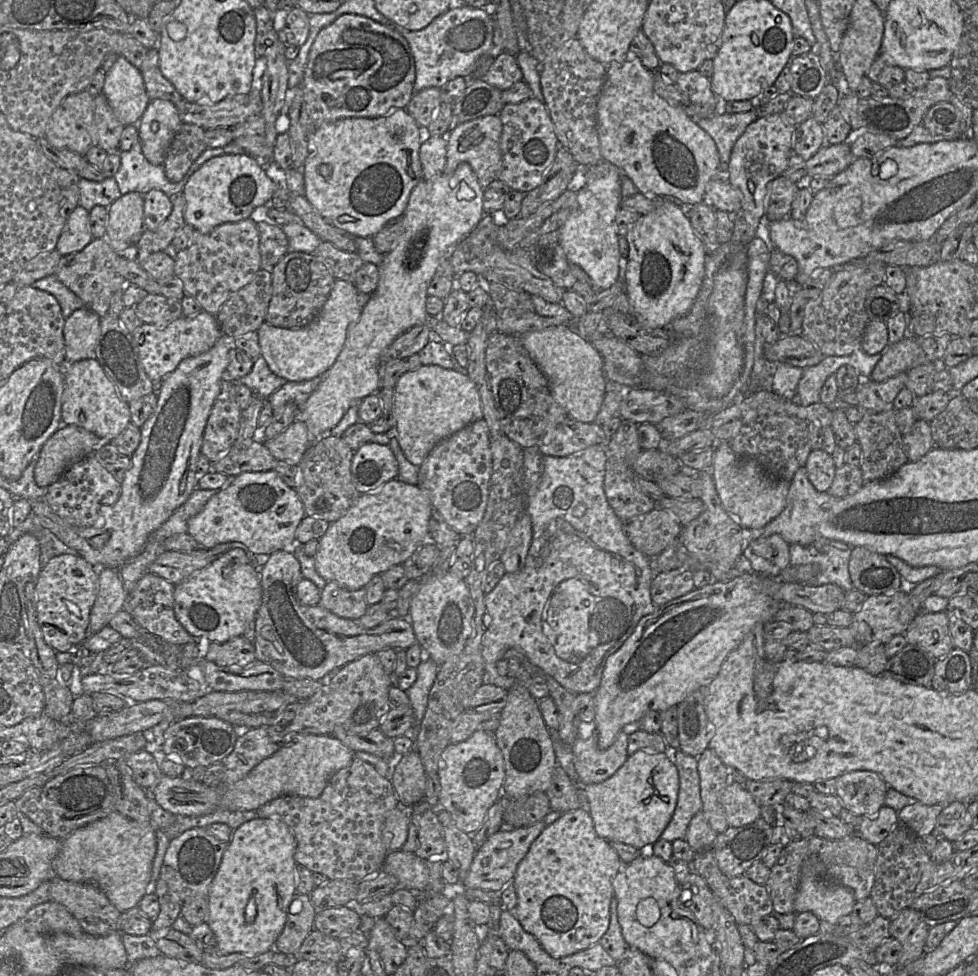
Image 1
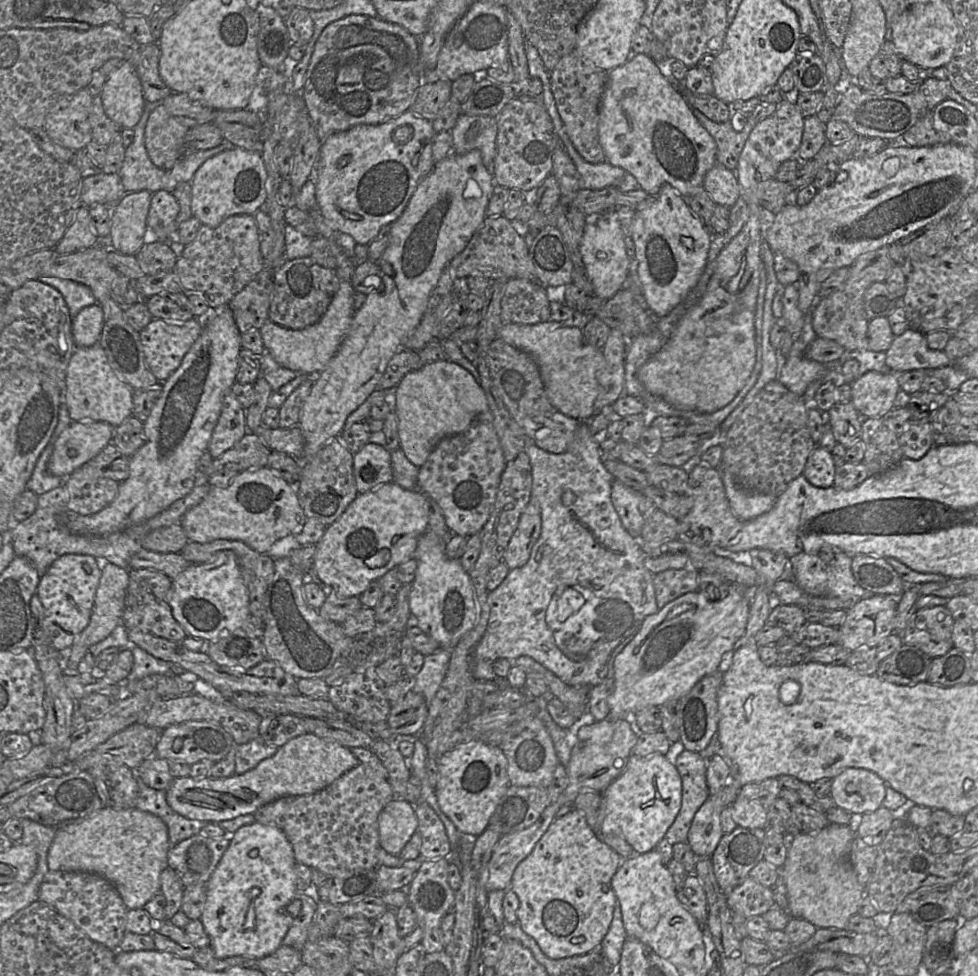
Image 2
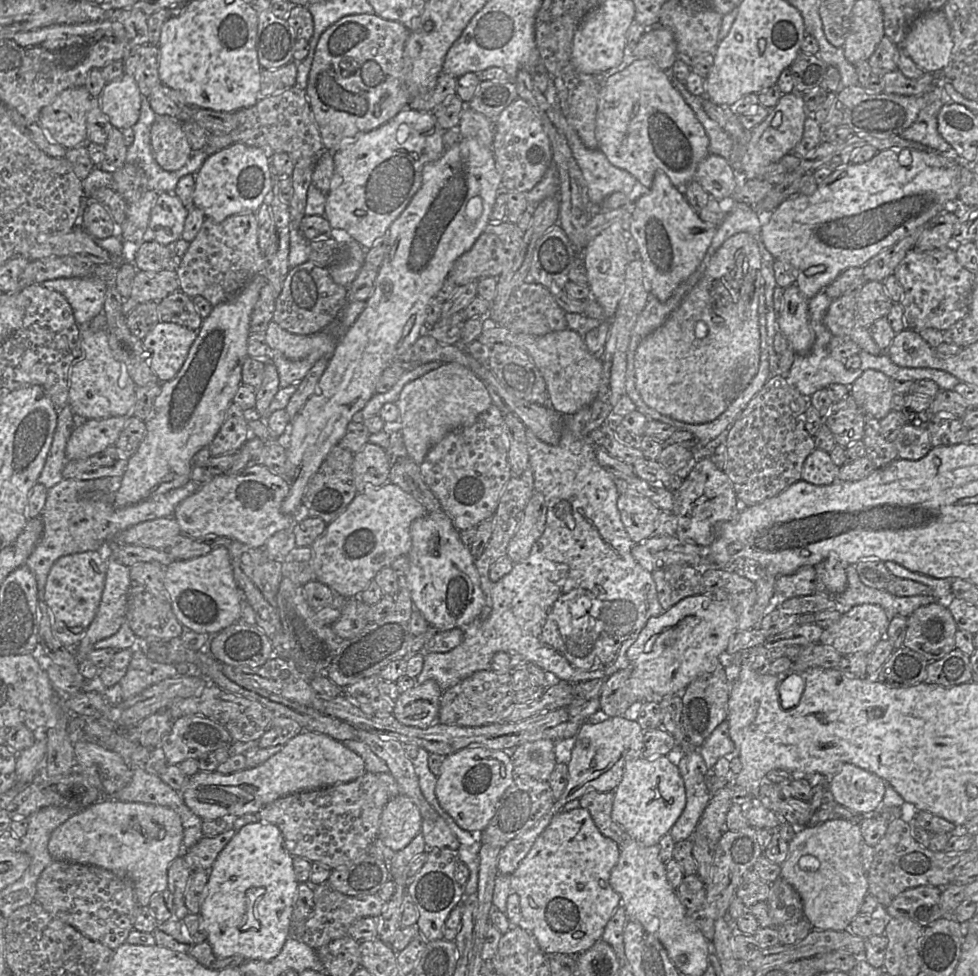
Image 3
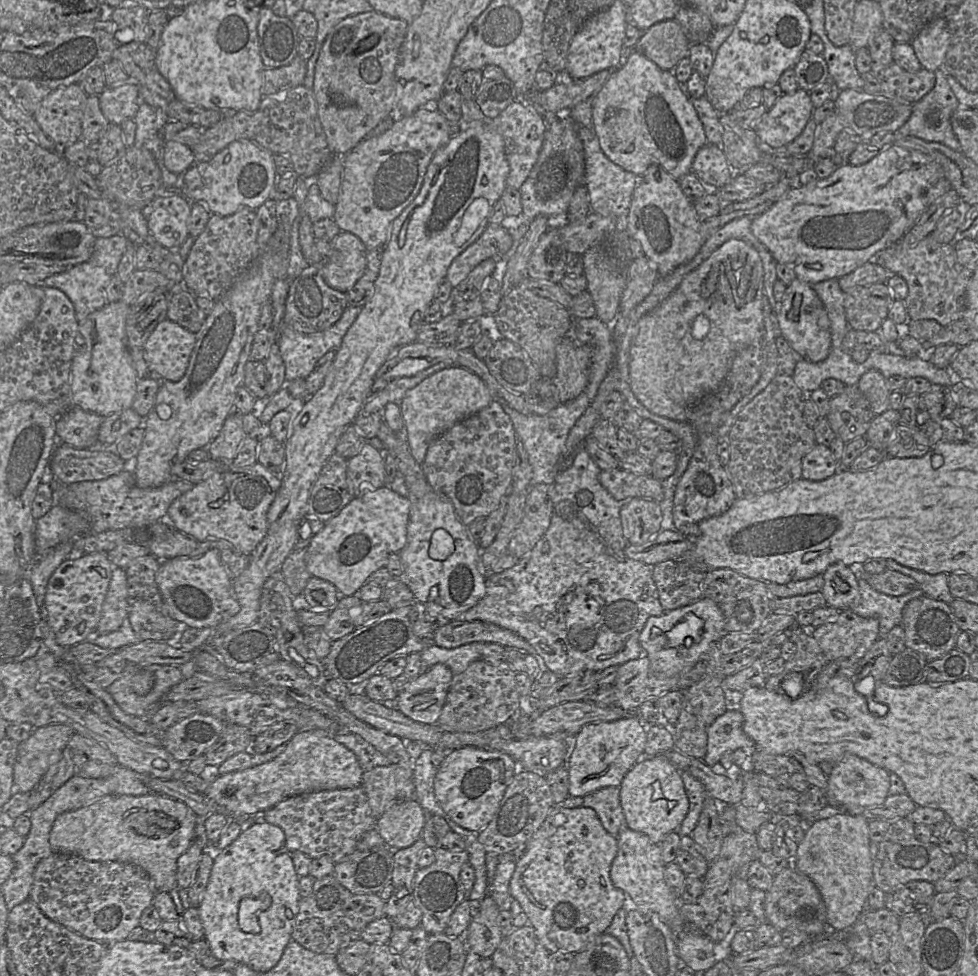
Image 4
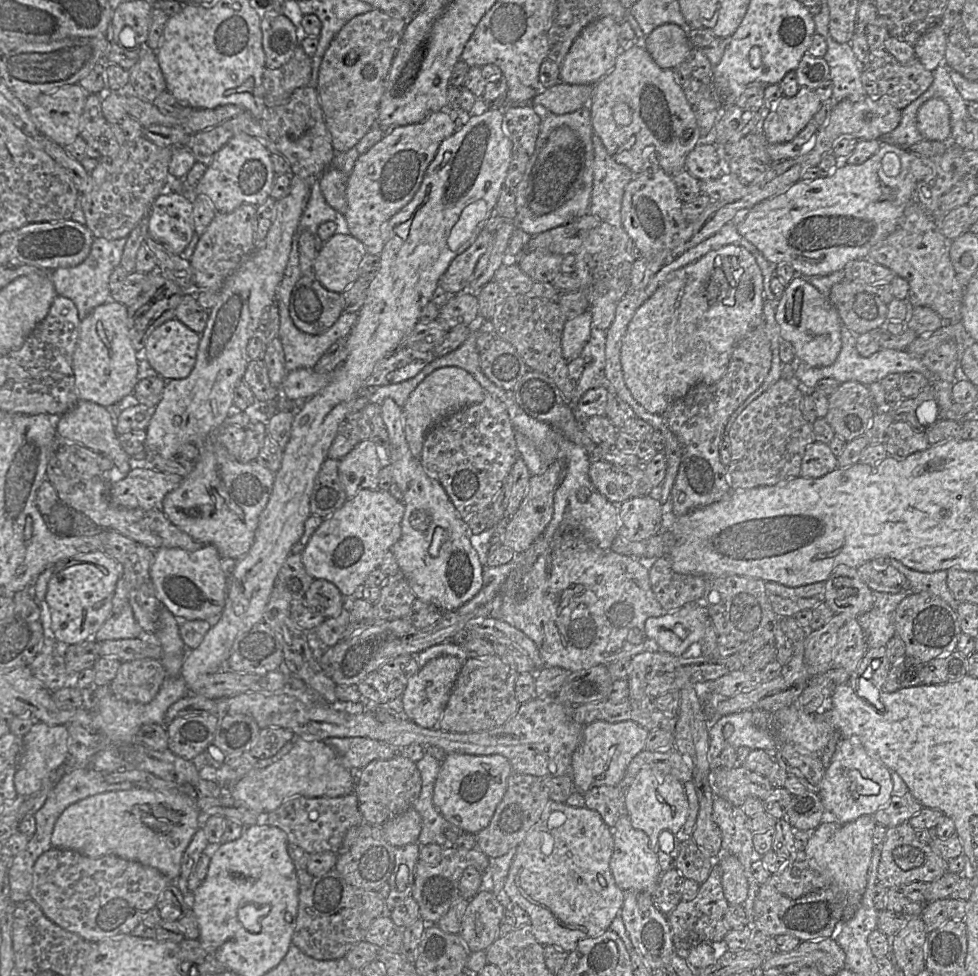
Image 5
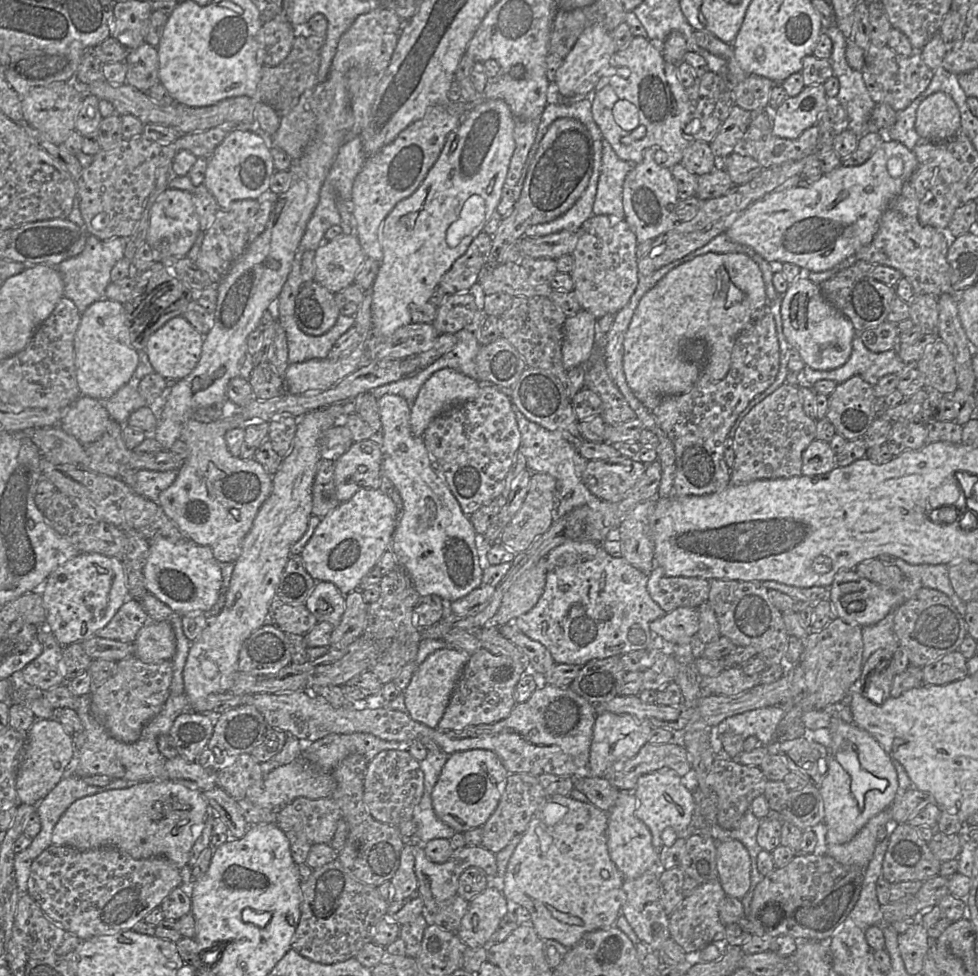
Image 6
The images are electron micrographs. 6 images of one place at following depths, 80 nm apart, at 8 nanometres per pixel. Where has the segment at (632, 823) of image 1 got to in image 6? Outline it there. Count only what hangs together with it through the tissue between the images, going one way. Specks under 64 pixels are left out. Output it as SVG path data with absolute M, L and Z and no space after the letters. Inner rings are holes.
M663 767L639 777L633 793L637 800L635 815L649 828L652 834L652 844L656 849L664 846L661 835L666 828L673 829L677 838L683 837L683 832L690 825L695 809L695 797L693 792L685 786L683 777L680 777L674 770Z

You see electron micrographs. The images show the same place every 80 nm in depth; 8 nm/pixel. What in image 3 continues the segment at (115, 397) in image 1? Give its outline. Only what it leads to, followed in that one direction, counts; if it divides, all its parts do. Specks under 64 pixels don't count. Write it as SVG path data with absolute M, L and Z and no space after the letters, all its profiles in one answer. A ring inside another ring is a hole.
M88 325L80 327L80 354L70 369L69 406L81 421L129 416L136 403L137 386L111 350L106 329L92 331Z

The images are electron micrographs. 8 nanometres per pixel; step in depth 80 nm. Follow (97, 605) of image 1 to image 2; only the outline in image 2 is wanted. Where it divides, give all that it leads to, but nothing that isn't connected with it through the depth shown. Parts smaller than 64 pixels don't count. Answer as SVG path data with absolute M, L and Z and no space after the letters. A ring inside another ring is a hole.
M110 562L107 563L106 566L104 566L101 570L102 574L96 590L89 624L82 631L82 633L77 638L75 638L70 647L60 651L62 656L59 658L59 663L62 671L64 671L67 667L67 660L69 655L73 655L76 669L81 659L89 651L90 646L105 639L111 634L117 625L123 623L123 614L125 610L125 600L127 588L129 585L130 572Z

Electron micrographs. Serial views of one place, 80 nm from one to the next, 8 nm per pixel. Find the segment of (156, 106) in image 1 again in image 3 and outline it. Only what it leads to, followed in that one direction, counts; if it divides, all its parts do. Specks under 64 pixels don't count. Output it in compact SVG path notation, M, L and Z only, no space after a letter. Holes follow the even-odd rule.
M157 115L151 127L152 154L166 171L182 168L193 153L181 124L169 116Z

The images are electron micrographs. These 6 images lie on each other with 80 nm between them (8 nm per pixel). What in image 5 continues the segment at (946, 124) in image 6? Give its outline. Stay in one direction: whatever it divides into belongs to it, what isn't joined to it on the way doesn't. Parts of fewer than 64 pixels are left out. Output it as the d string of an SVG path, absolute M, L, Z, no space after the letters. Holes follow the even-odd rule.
M932 98L918 110L917 127L925 140L949 141L951 137L951 111L942 99Z

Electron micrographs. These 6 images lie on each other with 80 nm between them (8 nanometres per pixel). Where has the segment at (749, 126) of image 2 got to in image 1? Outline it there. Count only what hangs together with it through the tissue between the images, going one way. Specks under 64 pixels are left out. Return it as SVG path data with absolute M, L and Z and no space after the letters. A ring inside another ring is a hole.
M753 108L738 114L726 113L720 109L707 118L691 118L715 141L720 158L720 170L728 173L730 156L736 141L758 116Z

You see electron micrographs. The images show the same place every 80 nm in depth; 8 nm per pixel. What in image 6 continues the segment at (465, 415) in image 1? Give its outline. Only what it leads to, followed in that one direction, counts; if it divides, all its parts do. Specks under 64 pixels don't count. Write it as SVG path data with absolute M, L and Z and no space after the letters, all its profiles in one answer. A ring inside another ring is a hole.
M452 368L436 371L422 385L410 408L411 432L423 436L435 417L454 405L474 399L479 389L479 381Z

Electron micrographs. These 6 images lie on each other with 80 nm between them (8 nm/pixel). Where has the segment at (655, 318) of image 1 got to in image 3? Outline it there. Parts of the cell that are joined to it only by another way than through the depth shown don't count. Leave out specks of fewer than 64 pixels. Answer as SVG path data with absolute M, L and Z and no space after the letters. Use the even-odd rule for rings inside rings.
M662 170L656 171L652 186L632 205L630 233L637 242L643 273L649 292L660 302L667 301L677 287L700 265L718 226L703 221L686 200L682 189L677 188Z

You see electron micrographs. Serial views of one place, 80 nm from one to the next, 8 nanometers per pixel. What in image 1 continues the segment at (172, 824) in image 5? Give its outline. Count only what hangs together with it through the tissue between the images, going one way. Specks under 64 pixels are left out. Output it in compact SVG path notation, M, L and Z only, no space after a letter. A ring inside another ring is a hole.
M112 811L64 838L53 868L63 880L97 887L123 913L137 907L148 892L156 851L156 830L151 822L139 823Z

